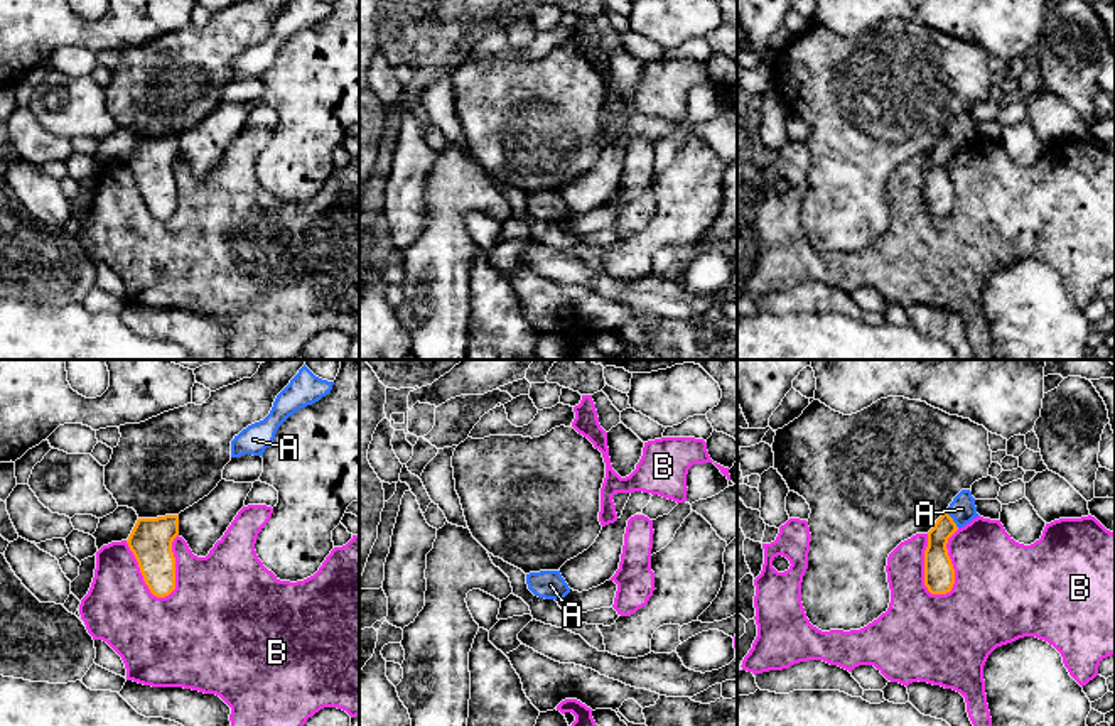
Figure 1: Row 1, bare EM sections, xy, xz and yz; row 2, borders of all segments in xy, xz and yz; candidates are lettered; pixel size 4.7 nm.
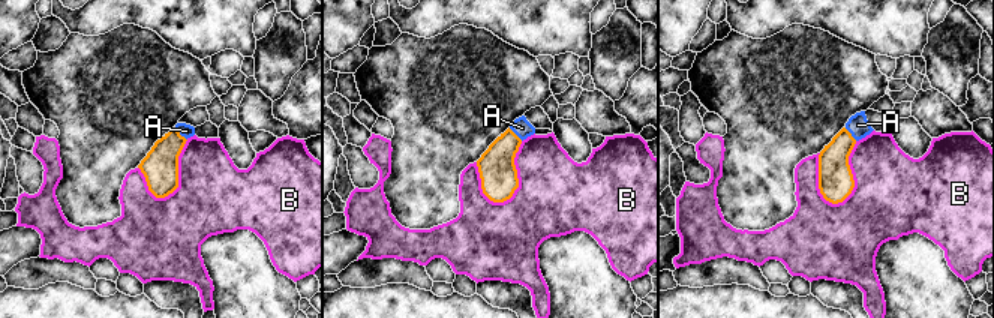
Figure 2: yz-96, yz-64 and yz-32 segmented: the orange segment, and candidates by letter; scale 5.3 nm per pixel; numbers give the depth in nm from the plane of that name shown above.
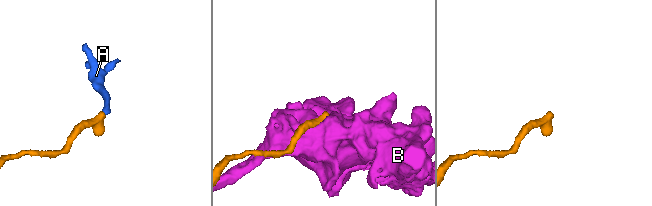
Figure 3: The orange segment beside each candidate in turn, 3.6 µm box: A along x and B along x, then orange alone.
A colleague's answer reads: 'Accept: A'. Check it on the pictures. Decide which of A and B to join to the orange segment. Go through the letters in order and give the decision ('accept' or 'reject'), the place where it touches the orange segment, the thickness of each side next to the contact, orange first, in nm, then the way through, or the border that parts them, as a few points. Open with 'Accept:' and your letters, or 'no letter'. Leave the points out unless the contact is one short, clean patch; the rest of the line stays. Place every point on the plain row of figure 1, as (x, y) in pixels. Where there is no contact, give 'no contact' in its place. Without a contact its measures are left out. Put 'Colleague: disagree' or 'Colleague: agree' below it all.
Accept: A
A: accept; meets orange in yz at (952, 142); 140 nm thick on the orange side, 120 nm on the other; runs through yz (938, 193), (938, 157), (952, 142), (962, 130)
B: reject; meets orange in yz at (953, 191); 140 nm thick on the orange side, 460 nm on the other
Colleague: agree

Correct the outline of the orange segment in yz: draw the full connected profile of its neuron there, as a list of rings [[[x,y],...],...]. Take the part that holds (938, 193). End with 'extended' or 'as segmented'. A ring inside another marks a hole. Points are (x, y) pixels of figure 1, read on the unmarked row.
[[[961,111],[928,154],[924,208],[931,216],[946,216],[951,213],[955,206],[955,191],[946,171],[948,160],[977,138],[978,135],[972,113]]] | extended

